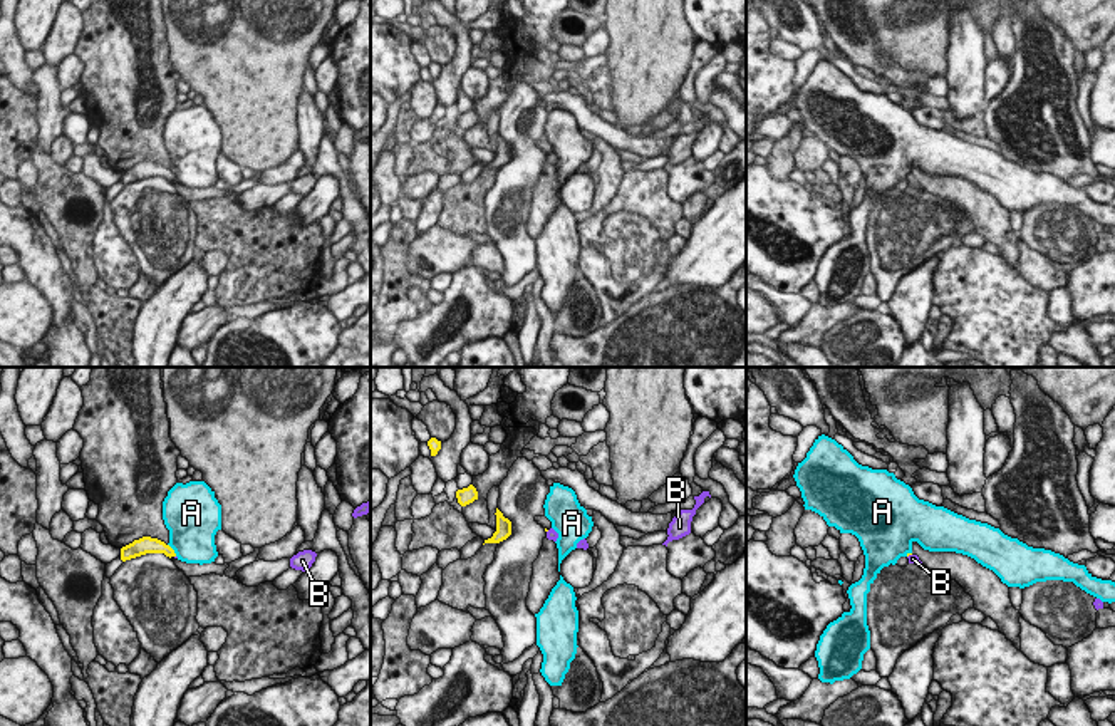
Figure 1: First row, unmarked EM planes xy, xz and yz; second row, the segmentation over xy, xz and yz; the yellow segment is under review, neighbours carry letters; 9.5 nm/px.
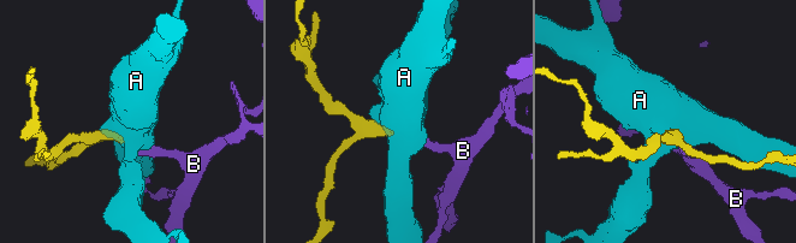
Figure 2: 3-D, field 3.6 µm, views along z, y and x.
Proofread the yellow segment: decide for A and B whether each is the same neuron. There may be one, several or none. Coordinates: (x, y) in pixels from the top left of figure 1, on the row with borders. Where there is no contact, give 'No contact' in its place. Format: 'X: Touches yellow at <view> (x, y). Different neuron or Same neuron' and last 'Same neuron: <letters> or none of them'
A: Touches yellow at xy (173, 550). Different neuron
B: Touches yellow at yz (909, 554). Same neuron
Same neuron: B.

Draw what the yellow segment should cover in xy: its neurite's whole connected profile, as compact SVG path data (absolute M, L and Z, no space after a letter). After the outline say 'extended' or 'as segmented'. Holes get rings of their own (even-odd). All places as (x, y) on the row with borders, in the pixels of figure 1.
M143 537L121 548L121 560L131 560L146 553L164 553L166 557L176 557L174 550L164 542L151 537Z | as segmented

